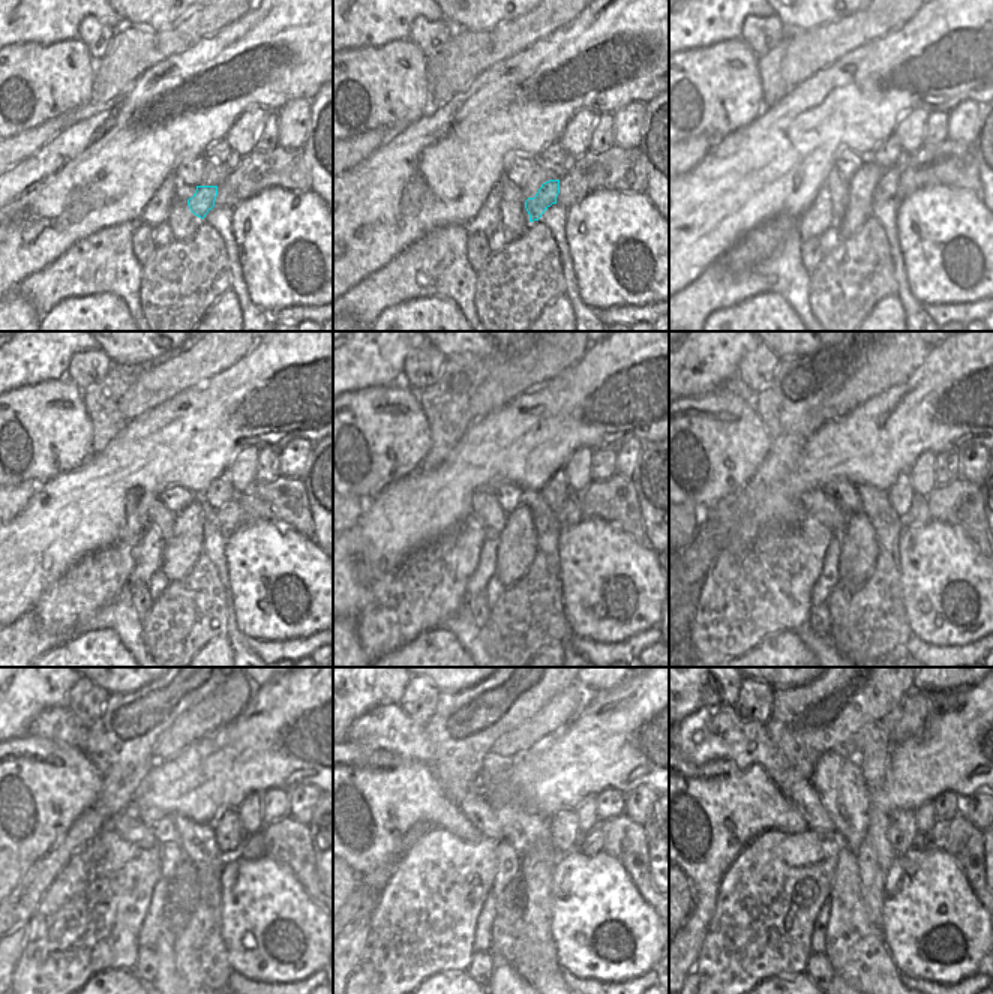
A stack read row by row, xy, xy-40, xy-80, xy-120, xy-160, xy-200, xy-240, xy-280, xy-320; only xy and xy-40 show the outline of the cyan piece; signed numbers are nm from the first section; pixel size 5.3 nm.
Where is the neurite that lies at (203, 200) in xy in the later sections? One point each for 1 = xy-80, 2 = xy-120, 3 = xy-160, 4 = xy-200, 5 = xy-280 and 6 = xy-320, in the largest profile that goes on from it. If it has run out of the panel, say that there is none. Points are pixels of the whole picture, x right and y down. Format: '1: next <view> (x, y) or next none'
1: next xy-80 (887, 188)
2: next xy-120 (228, 517)
3: next xy-160 (569, 514)
4: next xy-200 (918, 513)
5: next xy-280 (590, 843)
6: next xy-320 (935, 840)

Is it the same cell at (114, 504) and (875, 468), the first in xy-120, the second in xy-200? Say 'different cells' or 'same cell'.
same cell

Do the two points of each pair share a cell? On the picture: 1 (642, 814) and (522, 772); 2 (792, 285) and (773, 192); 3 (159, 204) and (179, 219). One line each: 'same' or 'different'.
1: different
2: different
3: different

